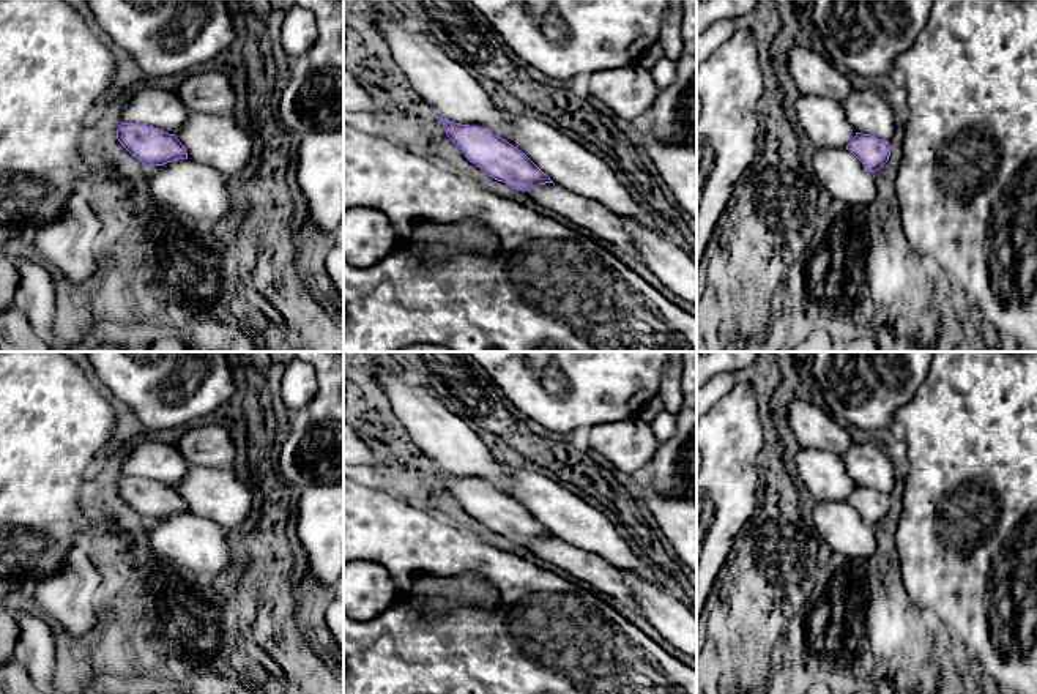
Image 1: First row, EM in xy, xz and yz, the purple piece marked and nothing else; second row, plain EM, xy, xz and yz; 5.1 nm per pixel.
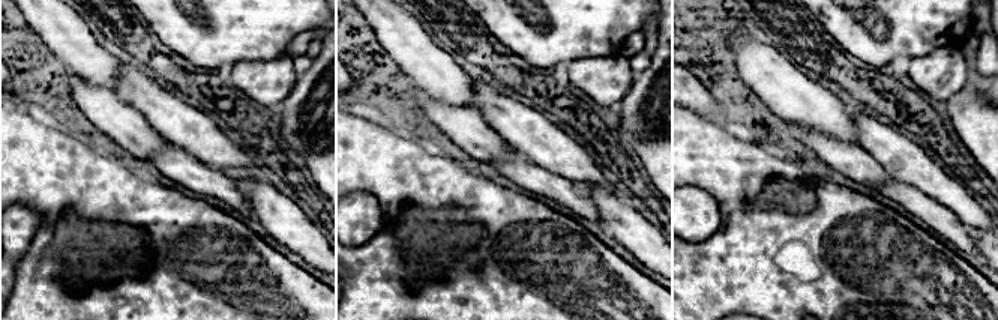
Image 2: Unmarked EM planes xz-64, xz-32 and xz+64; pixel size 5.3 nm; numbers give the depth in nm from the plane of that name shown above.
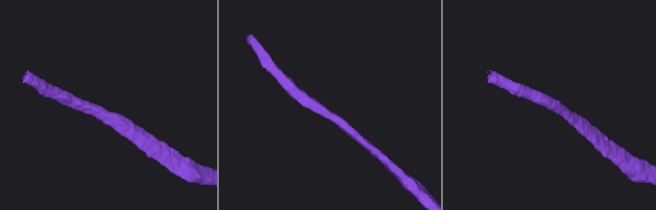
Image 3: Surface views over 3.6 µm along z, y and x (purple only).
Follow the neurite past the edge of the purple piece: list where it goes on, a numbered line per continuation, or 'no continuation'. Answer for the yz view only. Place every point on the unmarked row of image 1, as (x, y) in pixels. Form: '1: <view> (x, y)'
no continuation

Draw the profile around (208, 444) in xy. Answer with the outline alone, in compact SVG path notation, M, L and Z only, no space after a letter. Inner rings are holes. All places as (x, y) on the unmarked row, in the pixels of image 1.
M205 421L186 427L175 442L177 448L192 465L232 470L236 448L221 421Z

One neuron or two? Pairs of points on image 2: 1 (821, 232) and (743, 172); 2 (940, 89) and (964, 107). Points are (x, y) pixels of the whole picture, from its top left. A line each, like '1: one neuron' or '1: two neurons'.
1: one neuron
2: two neurons

